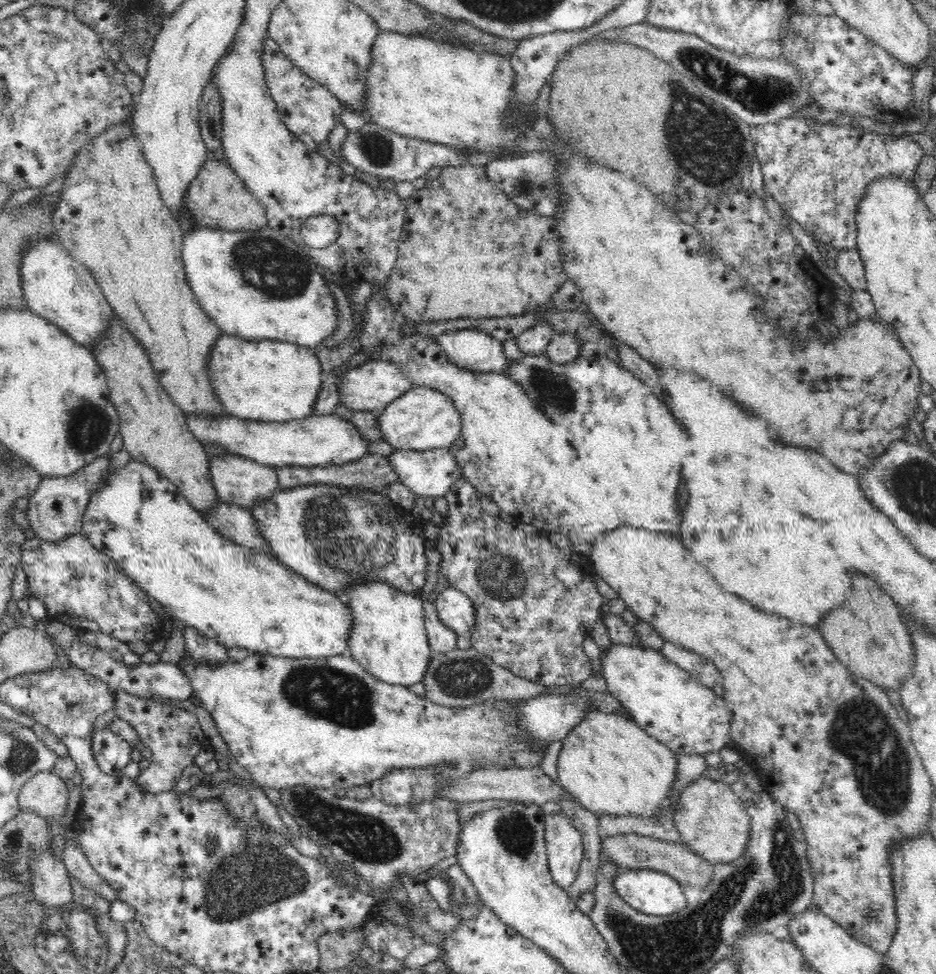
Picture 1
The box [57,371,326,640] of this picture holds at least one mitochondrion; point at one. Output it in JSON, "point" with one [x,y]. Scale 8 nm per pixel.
{"point":[88,425]}

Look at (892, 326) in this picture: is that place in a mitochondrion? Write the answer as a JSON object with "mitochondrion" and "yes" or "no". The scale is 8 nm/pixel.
{"mitochondrion":"no"}

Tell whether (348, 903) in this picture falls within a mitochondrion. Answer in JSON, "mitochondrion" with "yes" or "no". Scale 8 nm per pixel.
{"mitochondrion":"no"}

